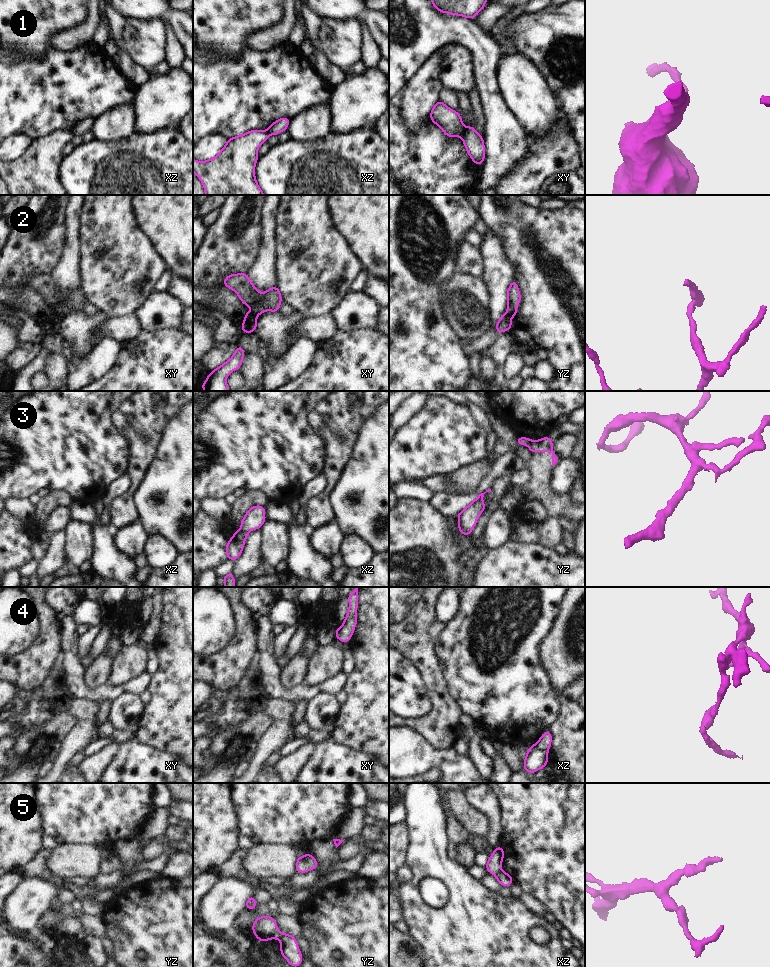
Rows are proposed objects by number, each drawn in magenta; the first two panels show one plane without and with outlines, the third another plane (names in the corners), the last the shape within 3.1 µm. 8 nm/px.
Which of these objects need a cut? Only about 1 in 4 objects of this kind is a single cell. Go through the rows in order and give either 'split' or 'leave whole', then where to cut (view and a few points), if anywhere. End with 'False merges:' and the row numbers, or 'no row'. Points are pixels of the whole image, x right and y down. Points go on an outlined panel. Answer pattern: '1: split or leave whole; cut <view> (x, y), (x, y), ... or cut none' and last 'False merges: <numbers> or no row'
1: split; cut xy (466, 128), (462, 136)
2: split; cut xy (252, 310), (257, 315)
3: split; cut xz (240, 529), (248, 532)
4: split; cut xz (533, 745), (547, 750)
5: split; cut xz (500, 869), (493, 873)
False merges: 1, 2, 3, 4, 5

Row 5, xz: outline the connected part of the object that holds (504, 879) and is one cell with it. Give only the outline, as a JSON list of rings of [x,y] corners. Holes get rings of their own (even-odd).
[[[503,870],[497,871],[494,873],[494,876],[501,886],[509,887],[513,883],[513,878],[510,876],[510,874],[504,872]]]

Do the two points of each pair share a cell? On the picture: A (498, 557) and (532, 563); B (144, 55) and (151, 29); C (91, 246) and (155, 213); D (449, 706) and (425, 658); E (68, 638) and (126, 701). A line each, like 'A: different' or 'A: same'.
A: same
B: same
C: different
D: same
E: different

